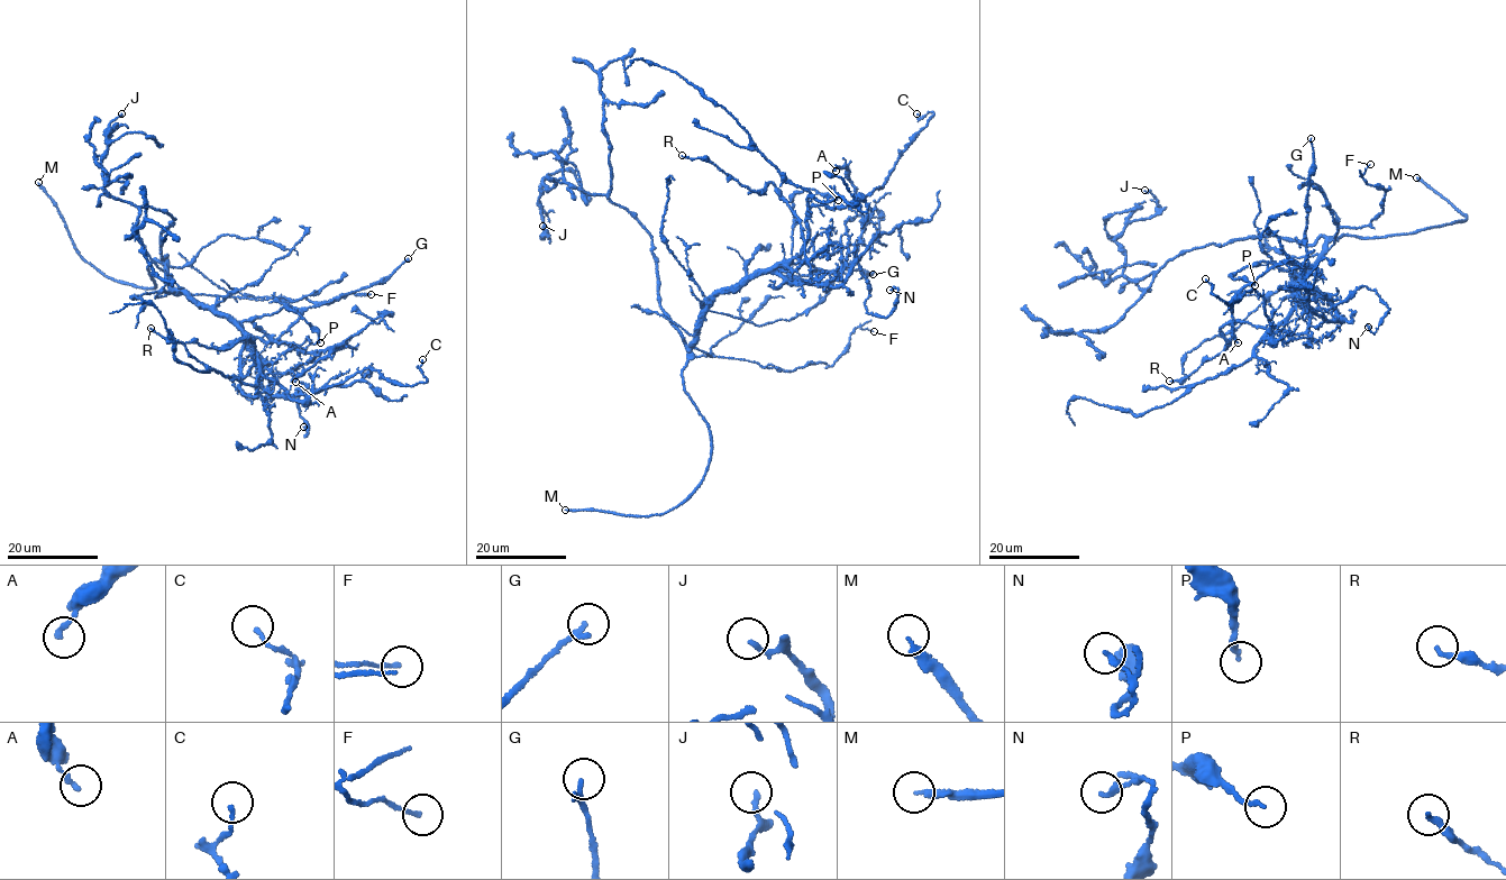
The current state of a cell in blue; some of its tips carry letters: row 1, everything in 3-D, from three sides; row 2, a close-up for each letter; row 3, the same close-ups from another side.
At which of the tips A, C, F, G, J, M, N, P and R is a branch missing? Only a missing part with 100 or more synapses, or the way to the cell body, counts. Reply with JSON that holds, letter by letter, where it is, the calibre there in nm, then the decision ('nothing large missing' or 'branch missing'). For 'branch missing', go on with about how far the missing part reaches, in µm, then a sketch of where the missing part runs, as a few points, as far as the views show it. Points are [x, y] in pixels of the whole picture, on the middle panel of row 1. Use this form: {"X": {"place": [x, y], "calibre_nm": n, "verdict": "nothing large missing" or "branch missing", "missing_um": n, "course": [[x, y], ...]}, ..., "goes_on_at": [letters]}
{"A": {"place": [836, 171], "calibre_nm": 180, "verdict": "nothing large missing"}, "C": {"place": [916, 113], "calibre_nm": 110, "verdict": "nothing large missing"}, "F": {"place": [874, 331], "calibre_nm": 140, "verdict": "nothing large missing"}, "G": {"place": [873, 274], "calibre_nm": 220, "verdict": "nothing large missing"}, "J": {"place": [542, 226], "calibre_nm": 180, "verdict": "nothing large missing"}, "M": {"place": [565, 510], "calibre_nm": 240, "verdict": "branch missing", "missing_um": 60}, "N": {"place": [890, 290], "calibre_nm": 200, "verdict": "nothing large missing"}, "P": {"place": [838, 200], "calibre_nm": 170, "verdict": "nothing large missing"}, "R": {"place": [682, 155], "calibre_nm": 180, "verdict": "nothing large missing"}, "goes_on_at": ["M"]}

